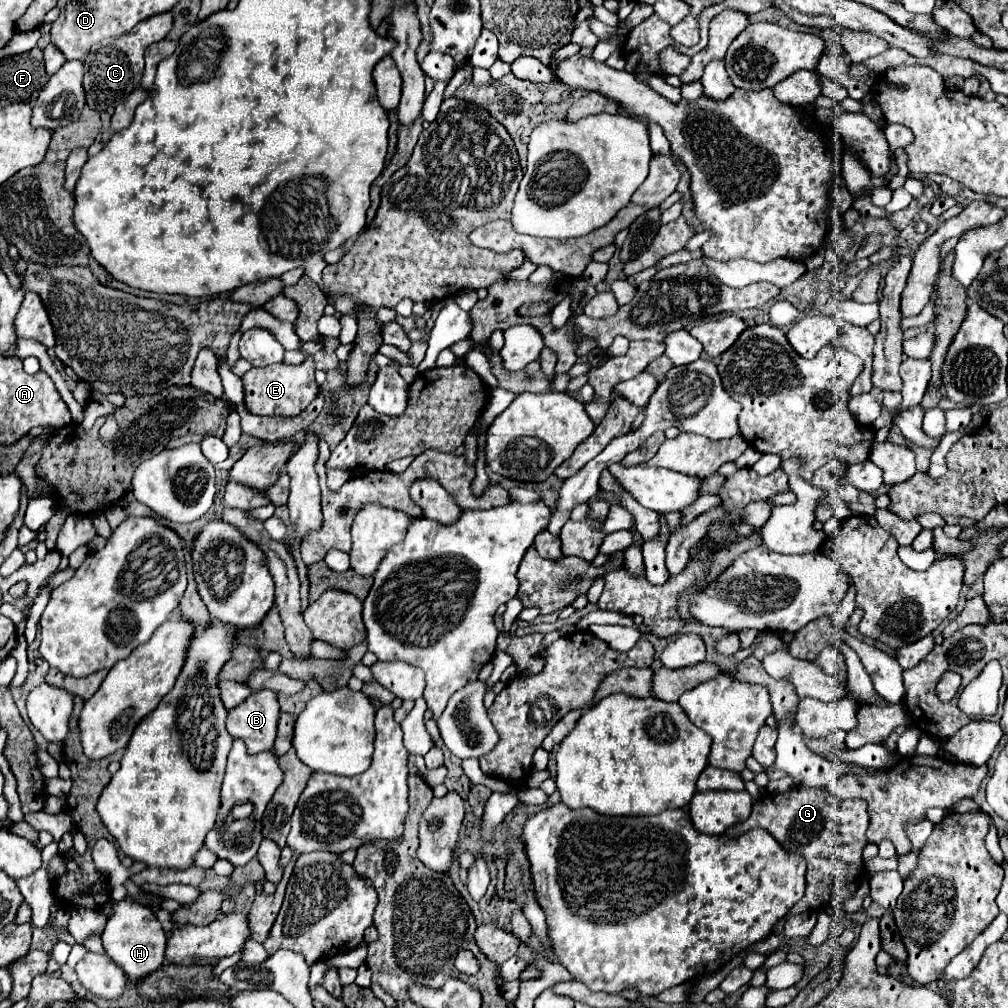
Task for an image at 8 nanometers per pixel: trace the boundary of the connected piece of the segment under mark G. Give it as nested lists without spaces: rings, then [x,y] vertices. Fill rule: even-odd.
[[[793,786],[783,794],[767,794],[753,804],[751,816],[727,830],[735,838],[753,828],[767,830],[785,850],[807,858],[807,890],[805,896],[791,908],[787,916],[821,908],[821,894],[831,888],[835,880],[853,882],[863,870],[861,852],[867,844],[865,832],[869,826],[867,804],[863,800],[841,800],[825,788]]]

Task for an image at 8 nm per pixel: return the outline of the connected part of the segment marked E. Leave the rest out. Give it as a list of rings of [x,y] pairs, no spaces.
[[[307,356],[301,366],[273,364],[265,368],[251,368],[241,380],[245,390],[245,408],[257,416],[281,416],[281,418],[299,416],[319,394],[311,356]]]

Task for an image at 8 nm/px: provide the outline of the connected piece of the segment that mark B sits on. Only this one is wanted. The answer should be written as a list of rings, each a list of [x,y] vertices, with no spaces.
[[[269,690],[253,692],[239,708],[227,712],[227,732],[247,746],[247,754],[271,750],[279,720],[277,694]]]

